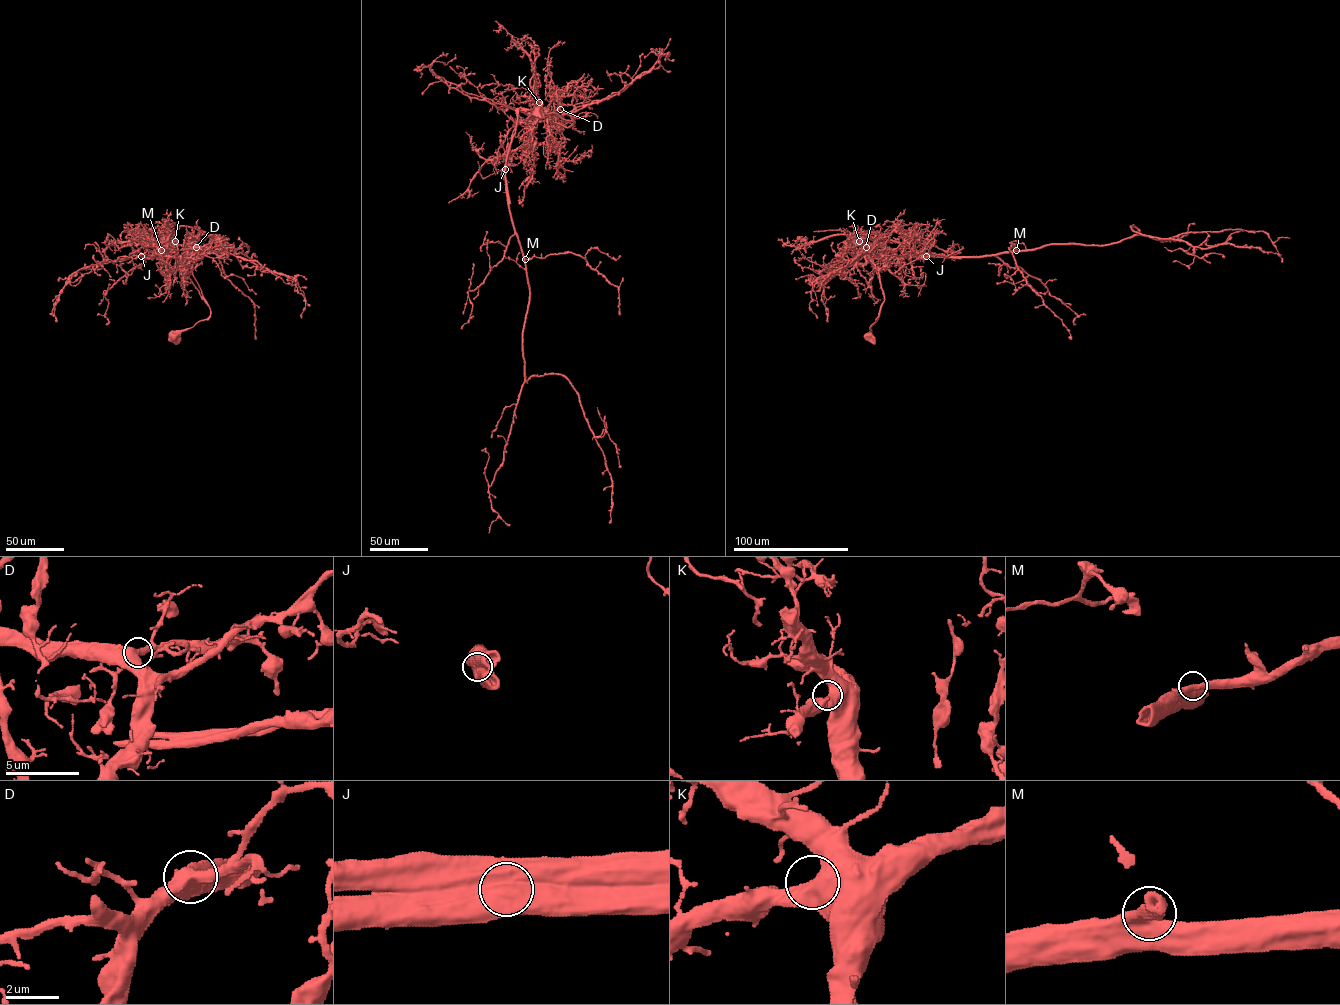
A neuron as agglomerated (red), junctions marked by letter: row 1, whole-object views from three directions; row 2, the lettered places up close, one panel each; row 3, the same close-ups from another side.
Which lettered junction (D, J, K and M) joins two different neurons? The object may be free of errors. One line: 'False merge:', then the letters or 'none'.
False merge: J

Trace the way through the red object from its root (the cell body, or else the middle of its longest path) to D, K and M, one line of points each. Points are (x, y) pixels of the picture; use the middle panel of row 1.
D: (537, 111), (556, 113), (574, 123), (570, 127), (557, 123), (548, 113), (560, 109)
K: (537, 111), (556, 113), (574, 123), (566, 127), (554, 122), (539, 102)
M: (537, 111), (556, 113), (574, 123), (566, 127), (541, 110), (518, 110), (505, 185), (511, 221), (525, 259)

